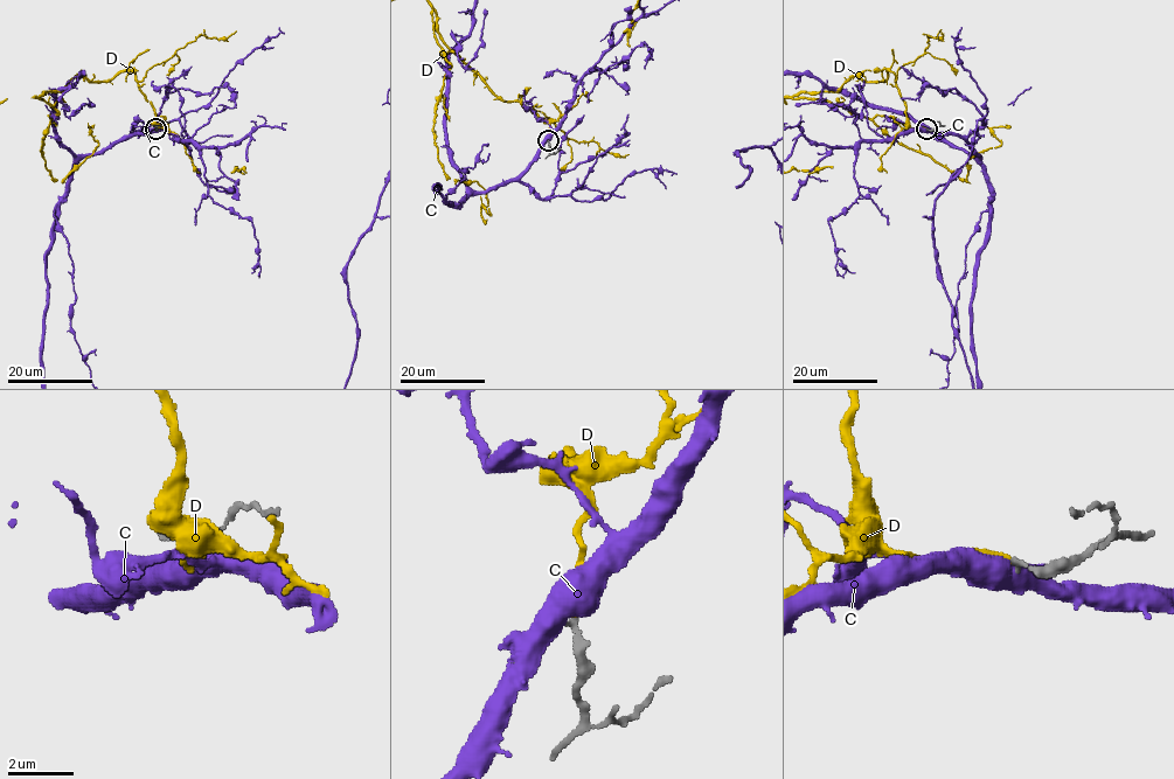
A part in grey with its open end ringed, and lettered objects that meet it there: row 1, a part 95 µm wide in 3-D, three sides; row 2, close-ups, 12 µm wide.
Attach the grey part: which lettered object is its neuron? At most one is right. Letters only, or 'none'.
D

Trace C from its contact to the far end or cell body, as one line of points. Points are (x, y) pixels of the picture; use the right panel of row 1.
C: (926, 129), (956, 133), (978, 154), (990, 183), (990, 237), (971, 301)

